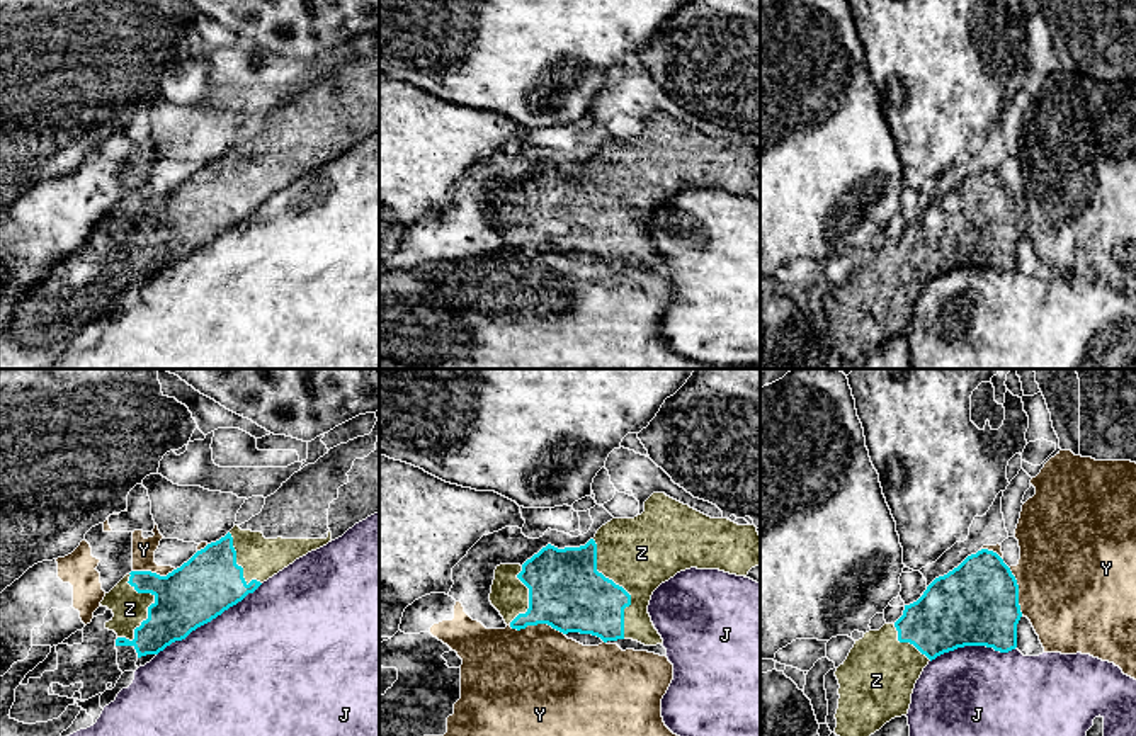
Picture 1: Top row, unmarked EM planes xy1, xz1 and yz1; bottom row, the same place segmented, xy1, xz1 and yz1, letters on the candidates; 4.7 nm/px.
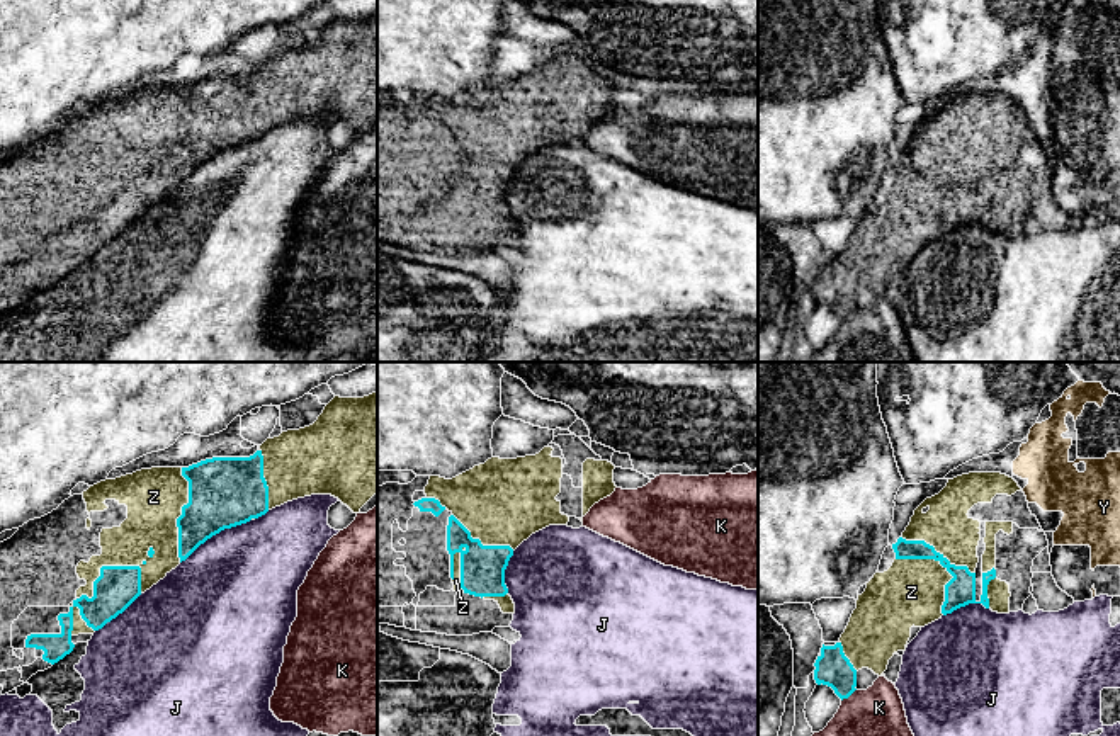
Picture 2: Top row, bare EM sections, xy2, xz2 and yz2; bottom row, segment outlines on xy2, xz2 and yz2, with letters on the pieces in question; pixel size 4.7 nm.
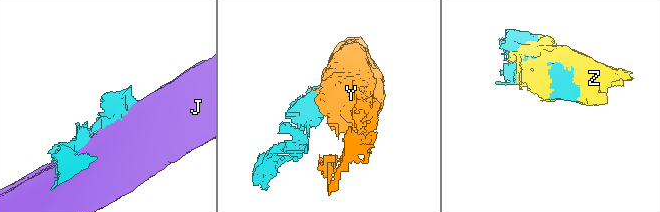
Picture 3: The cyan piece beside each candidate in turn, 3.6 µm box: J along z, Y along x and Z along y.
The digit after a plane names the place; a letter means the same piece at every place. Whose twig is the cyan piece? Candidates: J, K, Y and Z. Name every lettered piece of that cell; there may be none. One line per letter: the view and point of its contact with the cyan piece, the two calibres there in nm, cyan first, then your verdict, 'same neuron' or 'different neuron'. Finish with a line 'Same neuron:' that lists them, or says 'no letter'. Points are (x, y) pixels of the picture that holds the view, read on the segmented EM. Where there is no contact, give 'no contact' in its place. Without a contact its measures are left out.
J: contact xy1 (210, 621); calibres 300 and 500 nm; different neuron
K: contact yz2 (848, 696); calibres 170 and 240 nm; different neuron
Y: contact xz1 (536, 624); calibres 360 and 480 nm; different neuron
Z: contact xz1 (618, 585); calibres 360 and 340 nm; same neuron
Same neuron: Z

